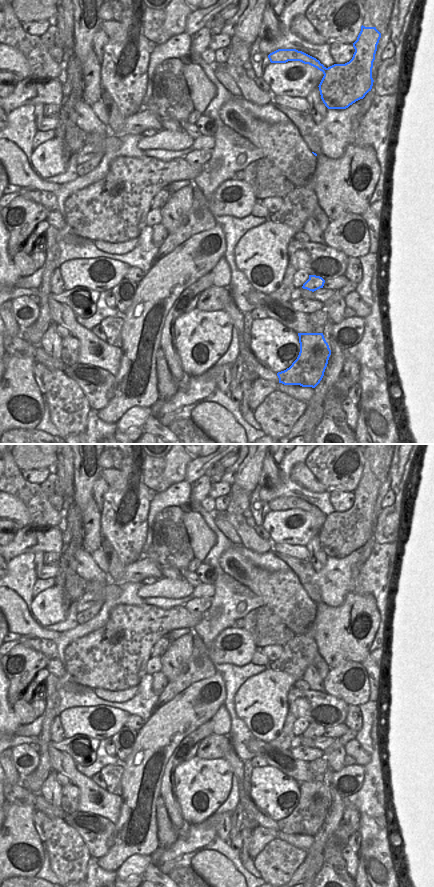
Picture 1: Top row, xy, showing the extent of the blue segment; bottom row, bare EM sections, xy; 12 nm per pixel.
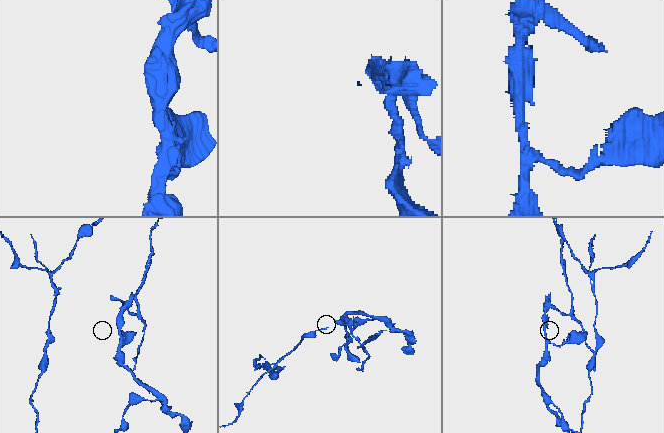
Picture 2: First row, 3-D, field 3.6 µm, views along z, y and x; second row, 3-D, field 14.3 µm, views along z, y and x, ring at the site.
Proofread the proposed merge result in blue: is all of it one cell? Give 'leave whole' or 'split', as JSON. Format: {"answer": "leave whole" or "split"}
{"answer": "split"}

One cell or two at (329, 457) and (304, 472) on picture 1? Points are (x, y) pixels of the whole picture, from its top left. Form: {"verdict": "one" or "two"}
{"verdict": "two"}

